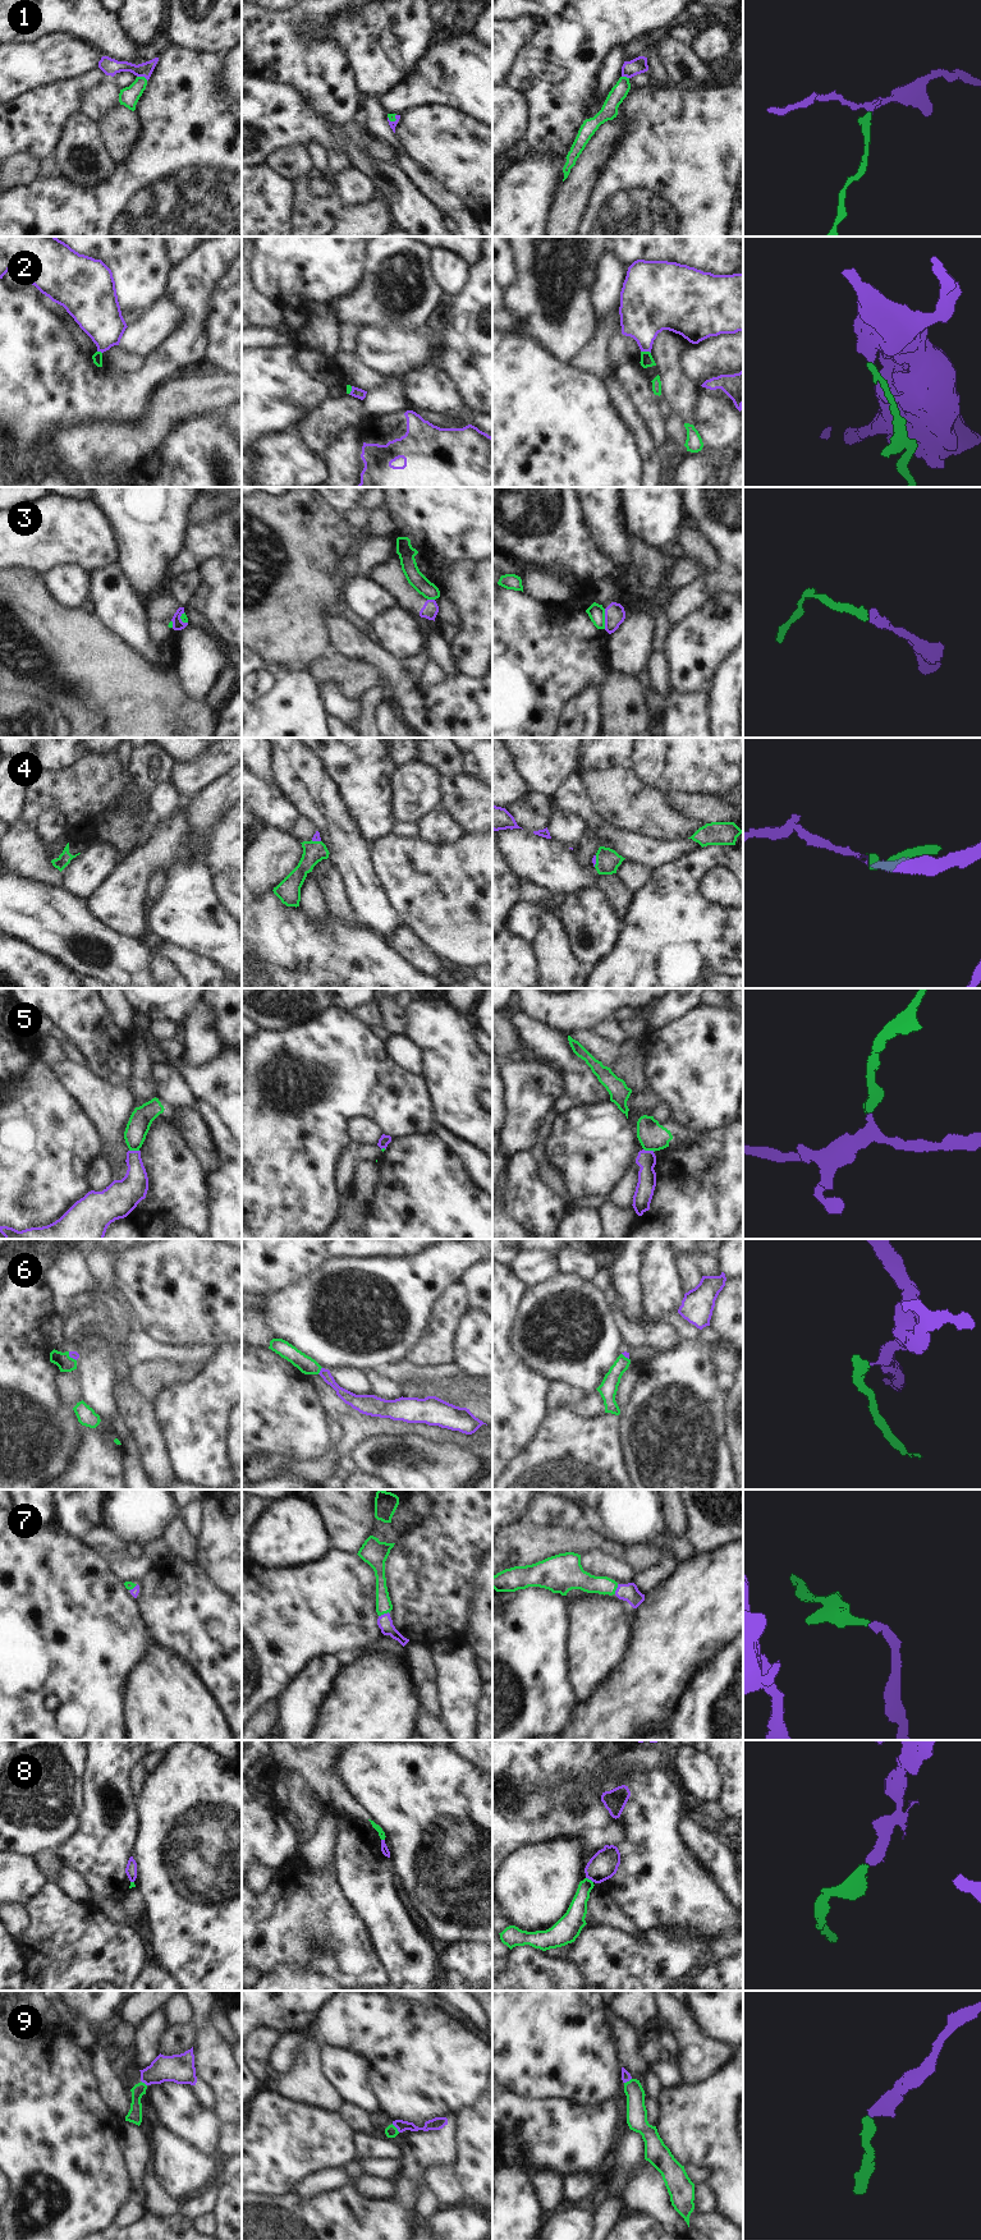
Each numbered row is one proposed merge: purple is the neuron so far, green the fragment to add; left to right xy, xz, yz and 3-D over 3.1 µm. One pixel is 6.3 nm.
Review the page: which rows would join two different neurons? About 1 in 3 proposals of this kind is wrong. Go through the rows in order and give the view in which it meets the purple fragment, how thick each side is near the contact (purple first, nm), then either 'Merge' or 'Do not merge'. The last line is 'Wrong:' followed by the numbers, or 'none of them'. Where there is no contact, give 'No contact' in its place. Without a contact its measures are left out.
1: Touches purple in xy. Thickness 110 nm (purple) against 120 nm. Merge
2: Touches purple in yz. Thickness 320 nm (purple) against 80 nm. Do not merge
3: Touches purple in yz. Thickness 130 nm (purple) against 110 nm. Do not merge
4: Touches purple in yz. Thickness 30 nm (purple) against 150 nm. Merge
5: Touches purple in yz. Thickness 120 nm (purple) against 180 nm. Do not merge
6: Touches purple in xz. Thickness 80 nm (purple) against 110 nm. Do not merge
7: Touches purple in xz. Thickness 90 nm (purple) against 100 nm. Merge
8: Touches purple in yz. Thickness 180 nm (purple) against 120 nm. Do not merge
9: Touches purple in xz. Thickness 80 nm (purple) against 80 nm. Merge
Wrong: 2, 3, 5, 6, 8

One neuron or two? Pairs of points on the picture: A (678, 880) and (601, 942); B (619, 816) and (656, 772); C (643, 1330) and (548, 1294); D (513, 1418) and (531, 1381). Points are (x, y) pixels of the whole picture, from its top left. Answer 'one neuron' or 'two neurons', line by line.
A: two neurons
B: two neurons
C: two neurons
D: one neuron

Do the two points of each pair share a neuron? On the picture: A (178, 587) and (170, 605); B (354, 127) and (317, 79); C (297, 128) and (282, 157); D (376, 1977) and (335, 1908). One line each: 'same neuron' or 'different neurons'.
A: different neurons
B: different neurons
C: different neurons
D: same neuron

